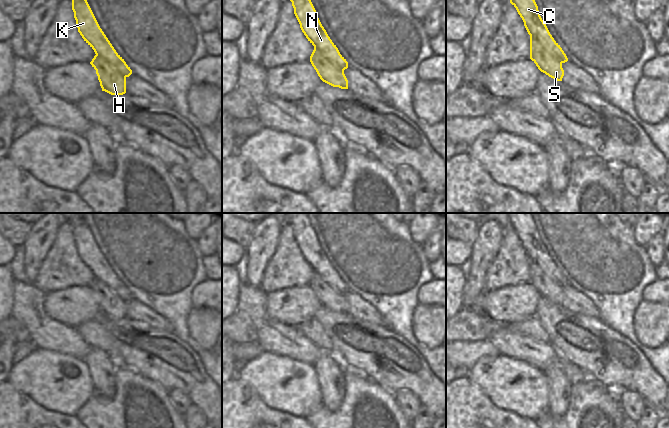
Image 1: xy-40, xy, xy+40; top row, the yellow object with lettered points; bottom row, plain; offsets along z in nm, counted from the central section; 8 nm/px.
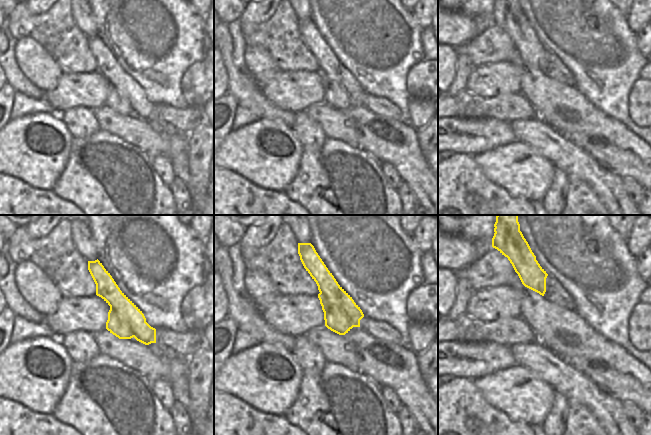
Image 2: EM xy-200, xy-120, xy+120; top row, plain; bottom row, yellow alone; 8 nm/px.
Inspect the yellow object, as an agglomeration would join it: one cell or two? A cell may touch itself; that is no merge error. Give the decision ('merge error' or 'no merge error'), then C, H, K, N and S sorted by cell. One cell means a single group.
merge error; C K N / H S

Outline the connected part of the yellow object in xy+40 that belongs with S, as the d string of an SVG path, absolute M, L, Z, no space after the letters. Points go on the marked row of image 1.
M530 36L530 59L541 72L557 81L562 81L564 76L562 62L551 55L542 44L532 36Z

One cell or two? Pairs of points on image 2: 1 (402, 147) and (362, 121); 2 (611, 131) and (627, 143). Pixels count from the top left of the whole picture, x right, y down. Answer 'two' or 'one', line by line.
1: one
2: one

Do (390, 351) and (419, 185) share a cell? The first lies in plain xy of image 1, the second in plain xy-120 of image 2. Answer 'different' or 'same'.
same

